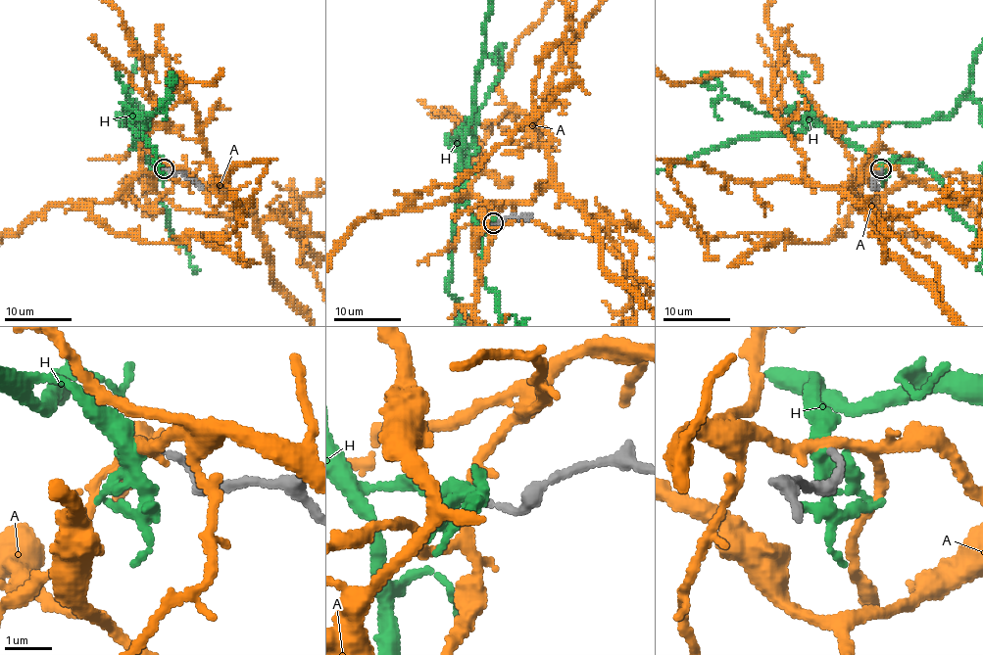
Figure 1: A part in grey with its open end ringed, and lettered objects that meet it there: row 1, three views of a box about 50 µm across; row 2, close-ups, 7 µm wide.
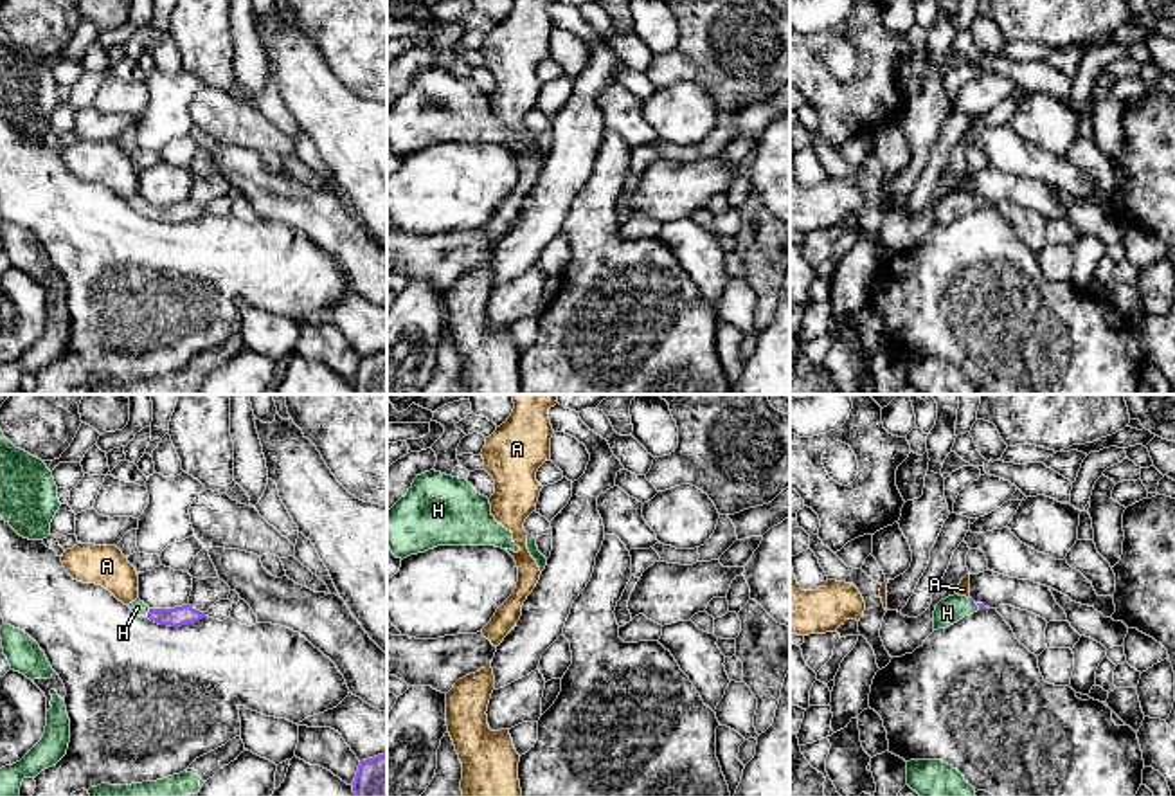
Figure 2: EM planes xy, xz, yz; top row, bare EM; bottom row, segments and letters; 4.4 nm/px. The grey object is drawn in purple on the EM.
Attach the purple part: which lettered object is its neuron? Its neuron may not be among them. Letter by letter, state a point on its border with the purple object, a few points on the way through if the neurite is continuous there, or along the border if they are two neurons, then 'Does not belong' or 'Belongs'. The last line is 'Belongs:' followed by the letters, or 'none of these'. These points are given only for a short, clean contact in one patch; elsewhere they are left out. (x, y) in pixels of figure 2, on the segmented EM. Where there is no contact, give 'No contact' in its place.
A: No contact. Does not belong
H: Touches purple at xy (148, 613). Path across: xy (184, 615), (148, 613), (137, 607). Belongs
Belongs: H

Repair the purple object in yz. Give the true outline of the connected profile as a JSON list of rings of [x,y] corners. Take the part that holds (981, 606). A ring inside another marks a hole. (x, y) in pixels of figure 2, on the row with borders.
[[[959,594],[948,596],[936,605],[934,630],[946,629],[963,620],[964,616],[977,612],[979,609],[984,609],[984,605],[975,603],[972,598]]]

